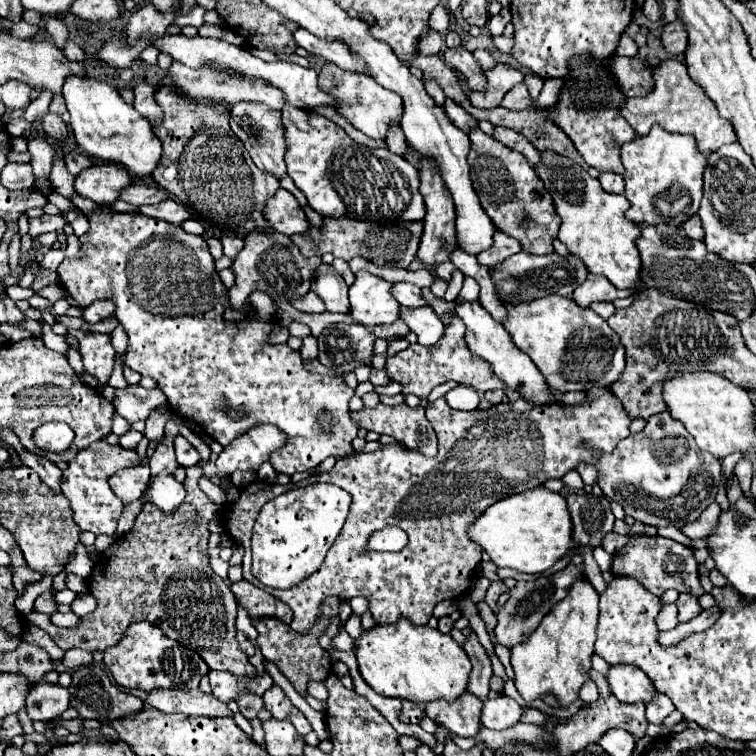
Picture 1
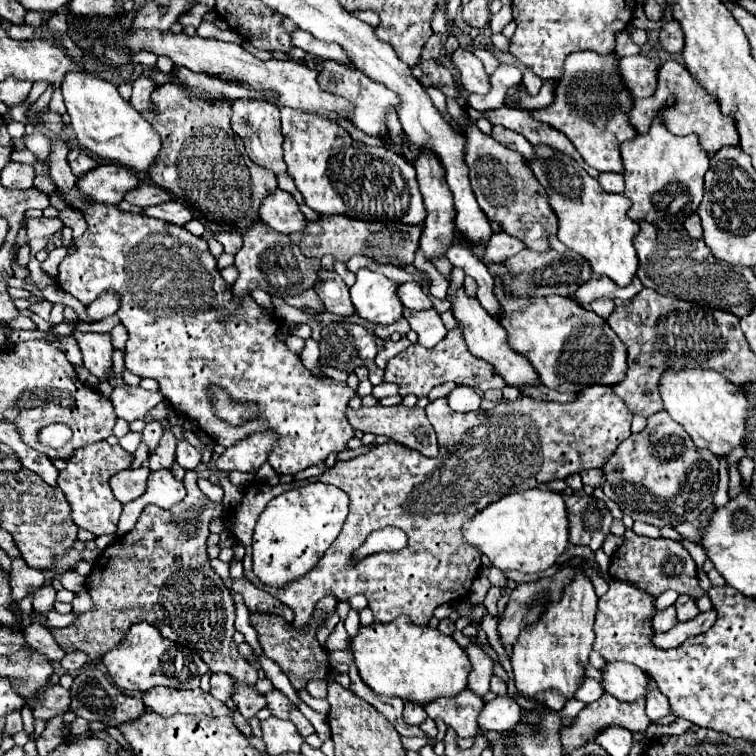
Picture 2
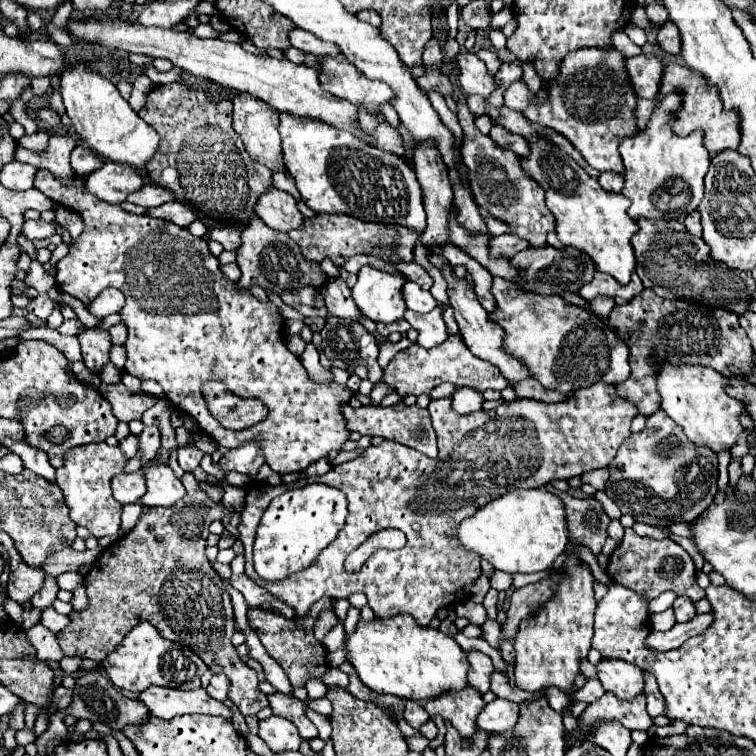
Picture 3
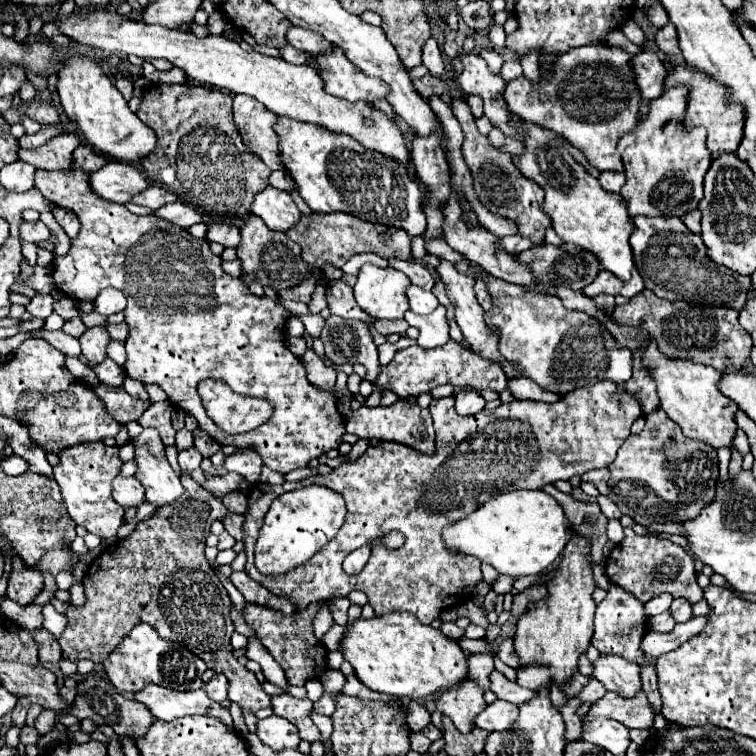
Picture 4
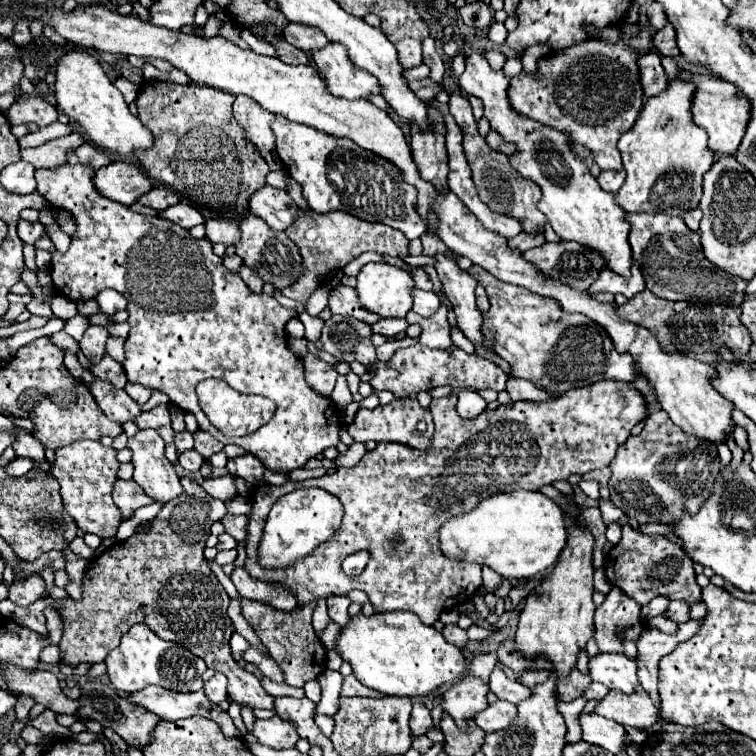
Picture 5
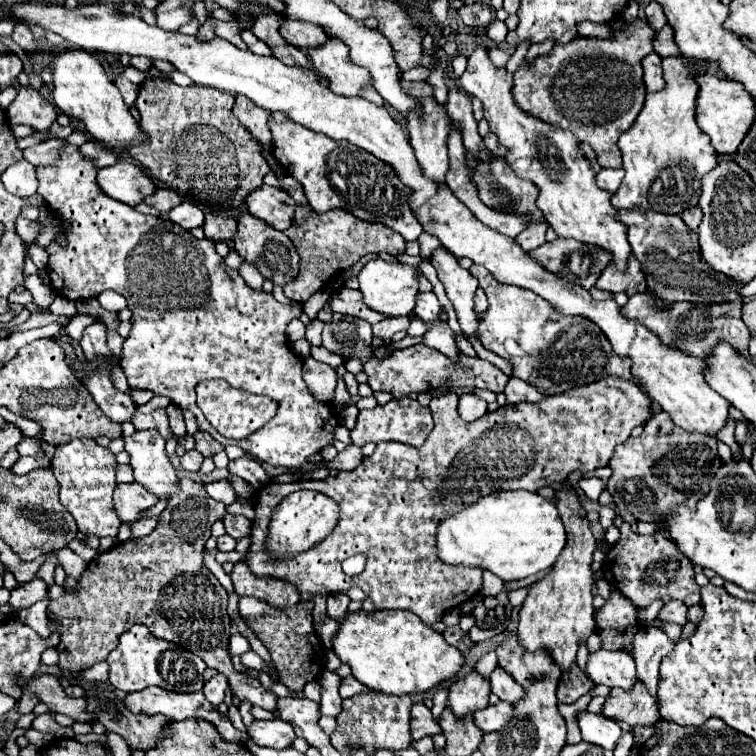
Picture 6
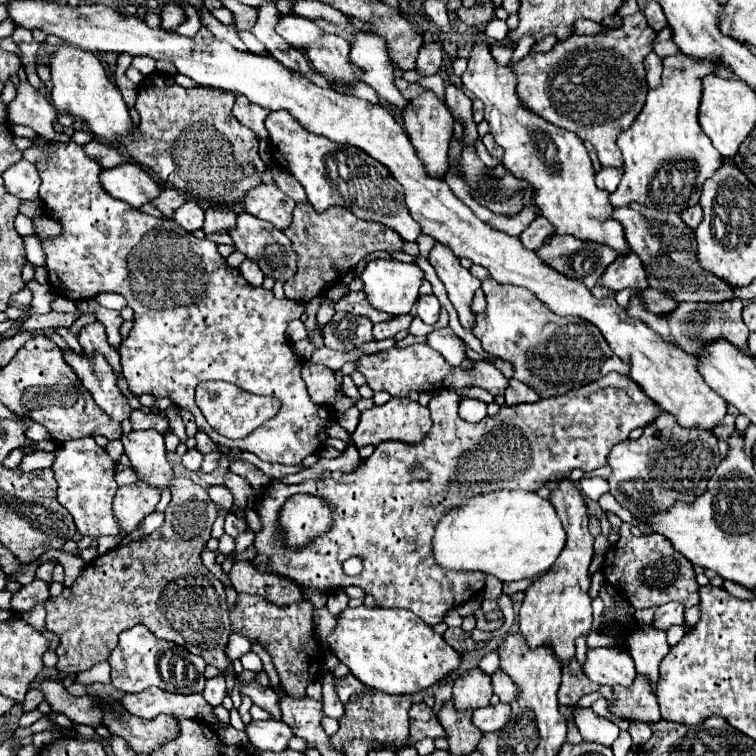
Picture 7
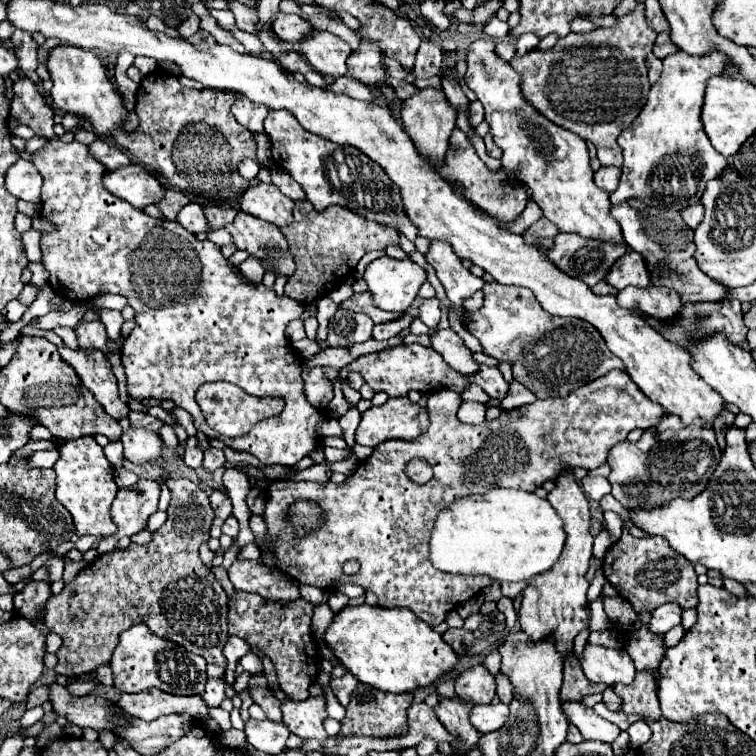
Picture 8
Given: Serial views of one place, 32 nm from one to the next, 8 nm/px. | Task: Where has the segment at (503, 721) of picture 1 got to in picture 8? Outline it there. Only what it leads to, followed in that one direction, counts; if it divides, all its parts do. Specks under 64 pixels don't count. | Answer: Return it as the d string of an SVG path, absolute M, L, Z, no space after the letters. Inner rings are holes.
M488 704L488 706L474 706L472 714L470 714L470 722L476 730L480 730L482 734L500 730L508 718L510 710L506 704Z

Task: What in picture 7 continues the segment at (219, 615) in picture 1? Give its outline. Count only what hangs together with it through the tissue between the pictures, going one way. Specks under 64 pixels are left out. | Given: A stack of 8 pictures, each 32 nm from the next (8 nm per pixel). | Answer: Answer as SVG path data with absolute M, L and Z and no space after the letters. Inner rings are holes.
M176 478L172 500L164 512L164 524L158 530L154 530L144 540L116 546L114 550L94 558L82 570L72 588L64 588L58 598L48 598L46 628L60 638L60 646L56 648L60 660L56 668L64 674L78 674L82 670L88 670L96 662L102 662L110 656L110 652L118 644L118 634L132 628L134 624L146 624L158 638L184 646L188 652L204 658L206 664L226 674L230 668L230 658L224 652L230 636L226 590L222 582L214 574L210 574L200 558L204 544L210 540L210 528L218 514L220 506L212 504L204 488L194 484L190 478ZM248 682L246 686L242 686L240 694L248 696L256 706L264 708L266 712L270 712L274 720L280 720L280 708L278 708L280 696L272 688L264 688L264 686L256 684L256 682Z

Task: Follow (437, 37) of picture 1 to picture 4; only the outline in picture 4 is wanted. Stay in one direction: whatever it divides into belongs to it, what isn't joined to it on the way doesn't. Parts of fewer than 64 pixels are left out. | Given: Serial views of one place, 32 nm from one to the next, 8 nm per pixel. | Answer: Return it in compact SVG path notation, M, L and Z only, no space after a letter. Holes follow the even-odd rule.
M430 38L426 44L424 44L424 62L422 62L432 74L436 76L442 76L444 72L444 58L442 58L442 52L438 48L438 42L434 38Z

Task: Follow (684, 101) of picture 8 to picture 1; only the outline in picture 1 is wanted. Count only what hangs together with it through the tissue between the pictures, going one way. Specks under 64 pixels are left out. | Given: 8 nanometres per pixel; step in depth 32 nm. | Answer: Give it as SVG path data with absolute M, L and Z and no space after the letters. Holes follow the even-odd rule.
M656 126L648 132L648 136L636 138L622 146L622 164L626 168L624 196L630 202L630 208L626 210L626 218L630 222L638 226L640 224L682 226L688 218L692 218L698 212L698 204L702 198L702 172L706 168L706 156L696 148L692 136L672 134Z

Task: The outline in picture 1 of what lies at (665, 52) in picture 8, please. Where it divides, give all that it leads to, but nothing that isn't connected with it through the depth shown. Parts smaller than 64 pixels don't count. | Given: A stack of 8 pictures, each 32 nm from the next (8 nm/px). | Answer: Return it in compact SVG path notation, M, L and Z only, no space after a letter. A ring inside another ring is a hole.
M676 20L666 24L662 32L662 44L670 54L684 54L688 48L688 32L684 22Z

